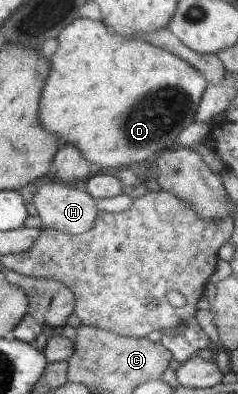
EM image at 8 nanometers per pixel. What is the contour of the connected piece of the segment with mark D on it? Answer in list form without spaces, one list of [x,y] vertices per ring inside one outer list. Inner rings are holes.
[[[80,17],[58,32],[58,51],[40,97],[40,123],[46,131],[58,135],[63,144],[74,145],[90,164],[120,170],[141,164],[154,153],[180,148],[176,137],[194,122],[208,83],[177,55],[140,38],[110,33],[110,27],[104,25],[101,20]]]

